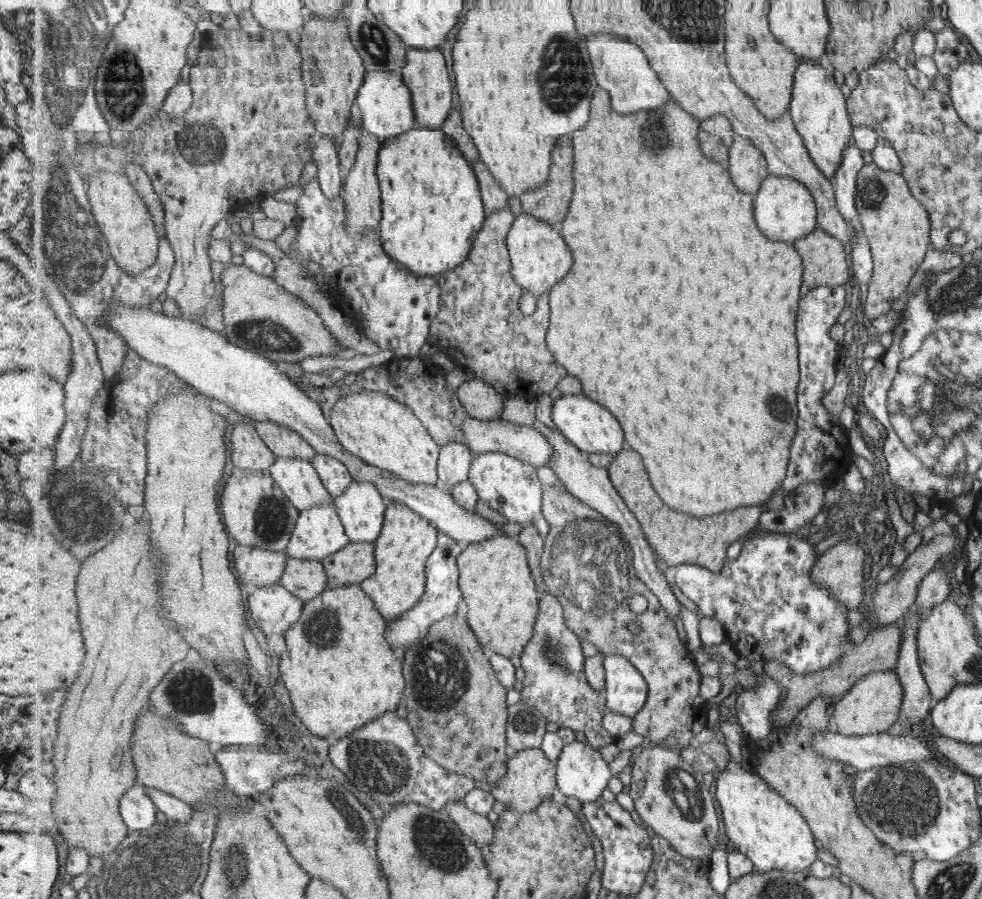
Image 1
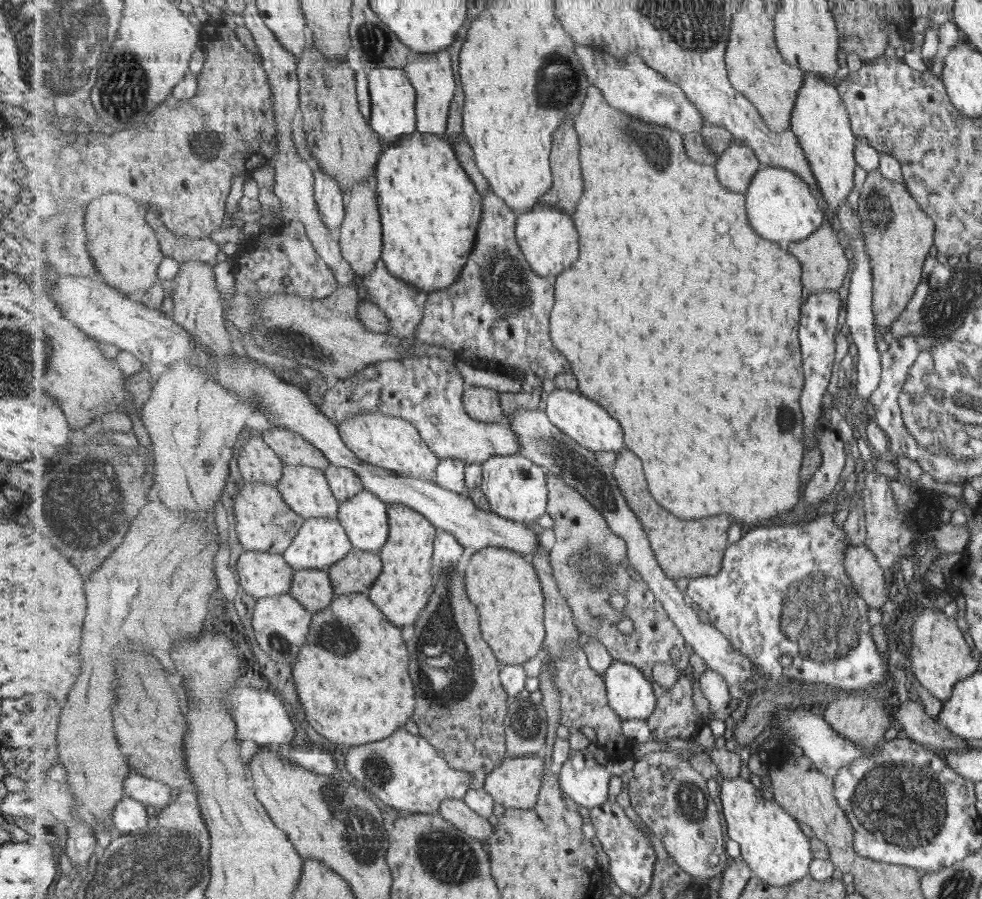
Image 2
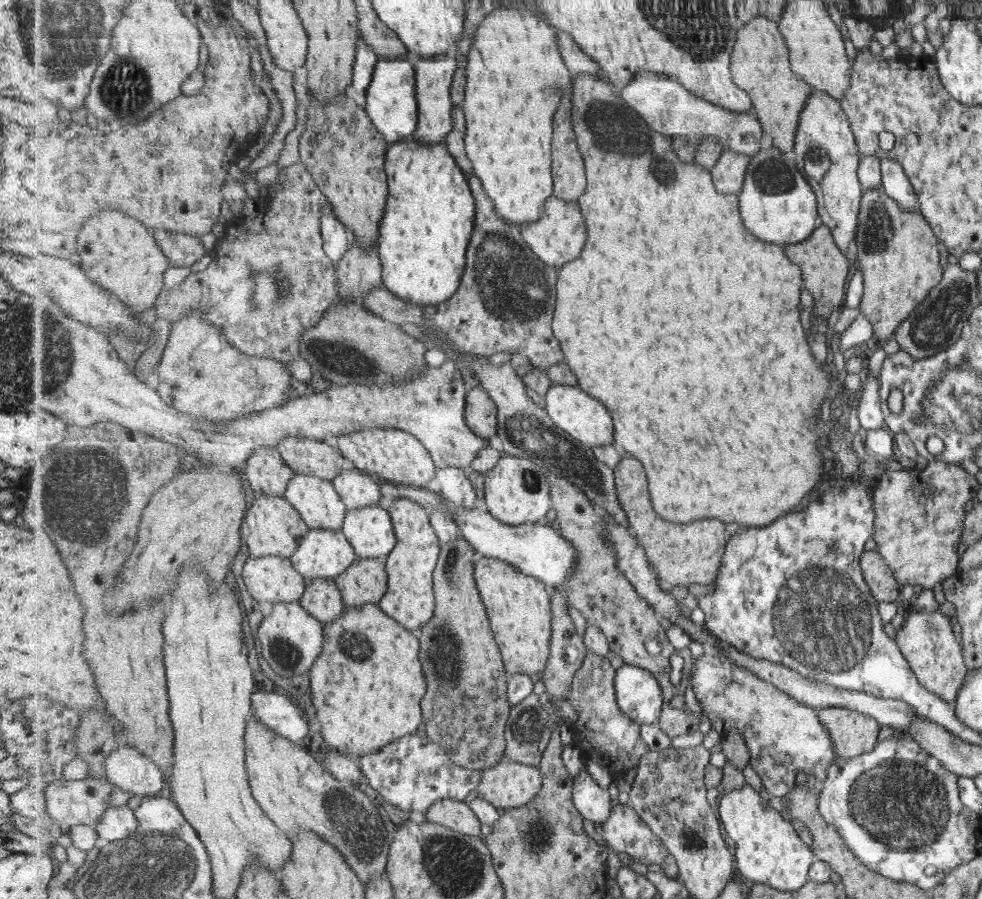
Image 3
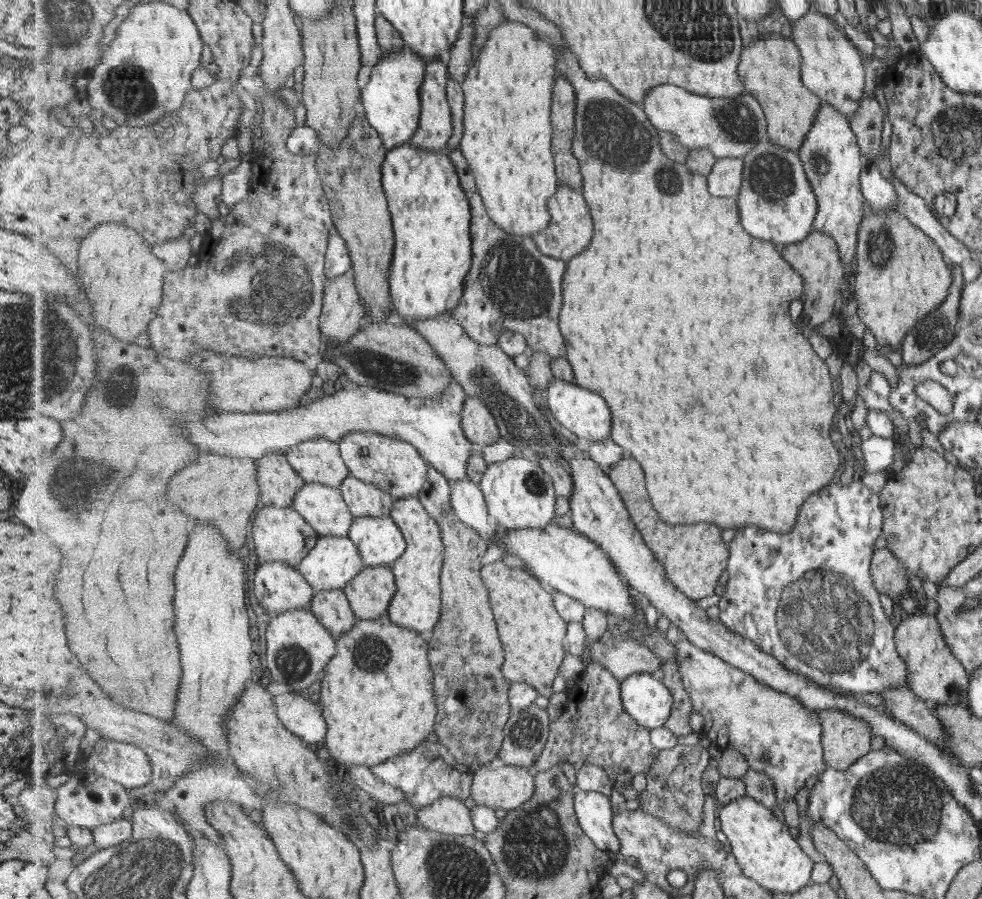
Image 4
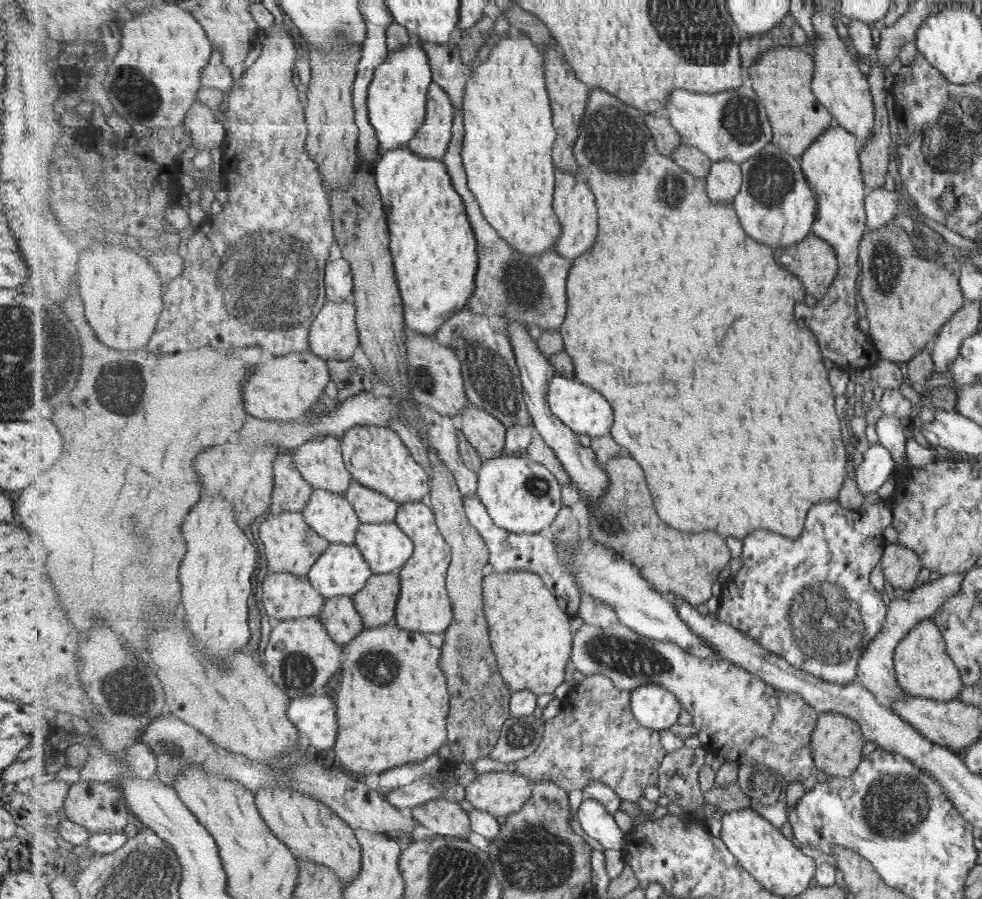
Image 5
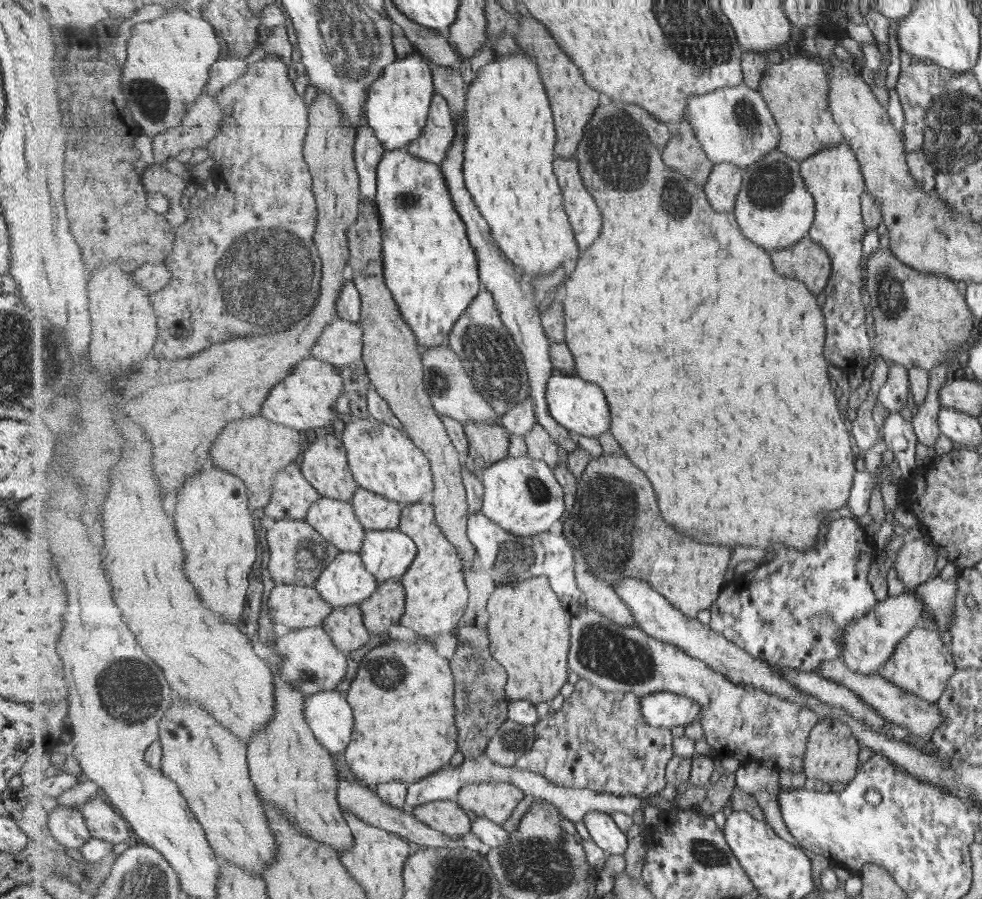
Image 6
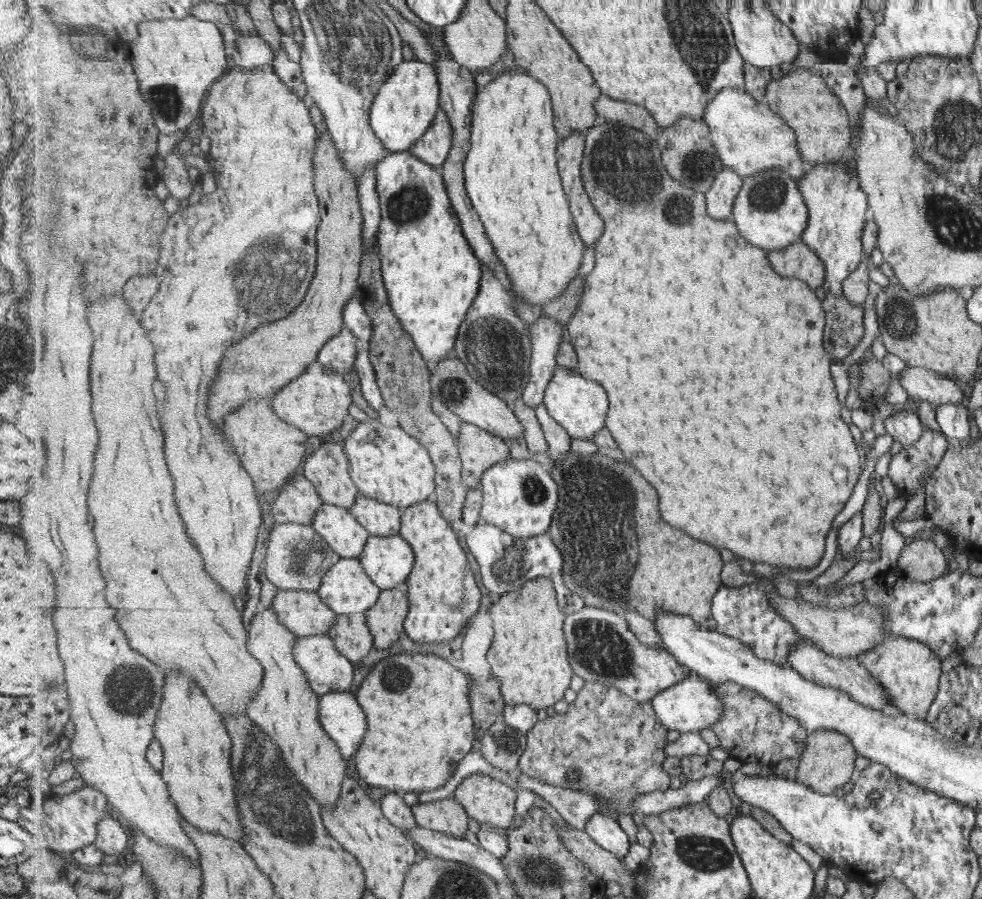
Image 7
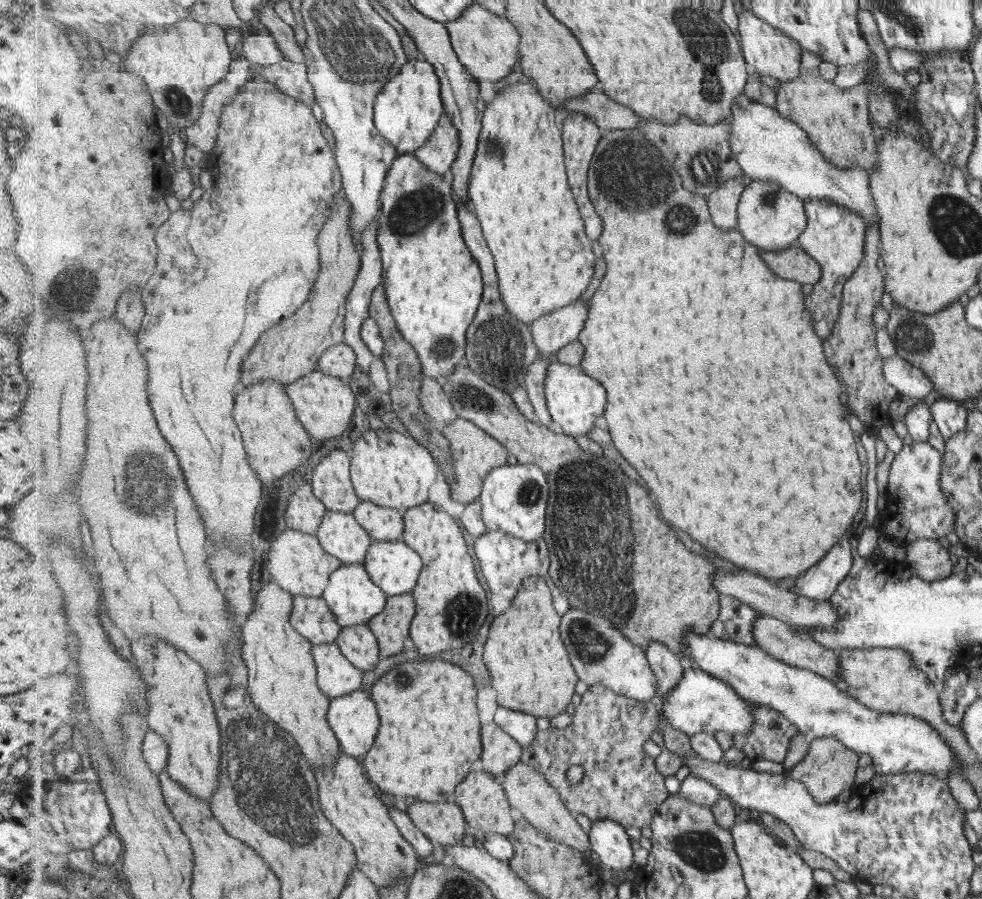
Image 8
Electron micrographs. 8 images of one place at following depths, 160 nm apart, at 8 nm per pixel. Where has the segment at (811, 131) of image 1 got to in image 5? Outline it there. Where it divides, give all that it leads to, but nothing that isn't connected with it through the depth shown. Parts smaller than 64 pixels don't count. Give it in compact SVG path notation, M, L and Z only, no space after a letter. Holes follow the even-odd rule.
M834 124L801 156L806 179L818 200L818 214L813 233L833 245L840 264L840 271L837 272L838 275L827 294L818 300L817 308L809 308L805 318L820 340L824 358L842 368L871 368L879 359L876 345L859 328L859 316L855 308L857 282L859 274L862 274L857 246L869 230L866 213L866 196L869 192L862 173L860 147L857 136Z

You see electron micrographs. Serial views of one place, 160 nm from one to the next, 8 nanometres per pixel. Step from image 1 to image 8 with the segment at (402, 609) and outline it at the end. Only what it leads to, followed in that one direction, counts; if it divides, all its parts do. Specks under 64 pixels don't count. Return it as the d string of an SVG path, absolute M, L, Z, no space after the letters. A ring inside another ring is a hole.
M430 503L411 508L404 514L403 540L424 560L417 586L411 592L417 605L416 618L410 628L411 640L423 658L446 650L457 652L477 638L489 616L487 599L491 596L479 582L475 560L469 554L465 536L451 514Z

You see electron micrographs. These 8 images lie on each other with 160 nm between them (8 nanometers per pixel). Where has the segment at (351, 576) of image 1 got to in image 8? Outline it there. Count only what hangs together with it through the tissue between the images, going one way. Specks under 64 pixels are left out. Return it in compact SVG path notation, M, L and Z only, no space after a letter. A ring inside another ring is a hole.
M412 593L388 597L384 612L368 624L379 640L383 659L392 658L402 652L410 636L413 619L416 618L417 605Z

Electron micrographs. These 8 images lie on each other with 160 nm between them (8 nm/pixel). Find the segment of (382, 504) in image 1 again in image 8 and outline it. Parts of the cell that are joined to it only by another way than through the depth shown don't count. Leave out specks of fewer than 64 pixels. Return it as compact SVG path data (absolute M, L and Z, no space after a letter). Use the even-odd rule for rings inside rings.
M403 539L375 541L363 564L388 596L411 593L417 586L424 560Z

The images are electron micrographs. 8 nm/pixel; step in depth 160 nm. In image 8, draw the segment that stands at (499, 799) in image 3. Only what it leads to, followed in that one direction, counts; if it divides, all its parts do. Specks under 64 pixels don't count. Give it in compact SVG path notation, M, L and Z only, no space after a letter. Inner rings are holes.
M487 771L470 772L457 787L453 801L463 809L468 824L484 834L497 833L510 837L516 830L518 815L512 808L508 793L504 785L495 782L495 777Z

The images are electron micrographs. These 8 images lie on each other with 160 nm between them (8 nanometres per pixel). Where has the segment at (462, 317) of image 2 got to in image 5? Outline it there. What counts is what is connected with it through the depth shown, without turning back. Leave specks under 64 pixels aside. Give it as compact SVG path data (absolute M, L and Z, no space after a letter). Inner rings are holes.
M455 108L453 141L443 158L457 192L465 201L472 227L479 244L480 266L477 272L476 291L467 306L476 314L486 314L492 319L511 316L525 326L541 327L543 331L560 330L568 314L568 276L571 262L557 252L547 252L539 256L525 256L515 250L496 228L485 218L480 201L476 199L468 185L462 148L464 147L464 111Z

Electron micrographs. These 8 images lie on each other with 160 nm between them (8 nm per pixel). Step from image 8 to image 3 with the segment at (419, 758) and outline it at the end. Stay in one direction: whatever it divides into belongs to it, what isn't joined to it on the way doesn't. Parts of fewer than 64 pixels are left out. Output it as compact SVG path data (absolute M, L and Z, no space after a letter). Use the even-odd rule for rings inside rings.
M367 603L363 608L347 607L345 614L341 616L337 622L333 624L324 625L324 650L320 654L320 658L313 663L311 670L309 670L311 702L314 708L317 708L316 718L320 721L323 739L331 749L337 750L339 754L352 754L353 757L361 758L363 756L371 756L381 752L383 747L387 747L395 739L401 739L405 735L415 735L419 724L424 722L423 712L421 712L421 698L427 692L427 682L425 682L425 673L423 665L420 661L420 646L421 641L411 634L411 632L403 625L399 624L397 620L389 617L387 613L383 612L378 604Z

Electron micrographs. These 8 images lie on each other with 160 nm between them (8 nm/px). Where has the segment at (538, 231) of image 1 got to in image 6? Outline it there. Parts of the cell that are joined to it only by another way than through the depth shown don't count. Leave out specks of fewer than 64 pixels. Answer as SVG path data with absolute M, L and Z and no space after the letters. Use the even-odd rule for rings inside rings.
M555 160L555 172L565 192L565 210L576 232L577 244L581 244L581 250L587 250L603 230L603 216L583 184L577 160Z

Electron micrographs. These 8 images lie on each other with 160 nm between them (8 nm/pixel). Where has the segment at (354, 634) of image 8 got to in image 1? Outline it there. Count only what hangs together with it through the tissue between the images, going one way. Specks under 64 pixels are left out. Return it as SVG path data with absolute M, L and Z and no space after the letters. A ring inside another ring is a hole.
M288 557L280 583L305 602L323 595L328 588L328 573L317 559Z

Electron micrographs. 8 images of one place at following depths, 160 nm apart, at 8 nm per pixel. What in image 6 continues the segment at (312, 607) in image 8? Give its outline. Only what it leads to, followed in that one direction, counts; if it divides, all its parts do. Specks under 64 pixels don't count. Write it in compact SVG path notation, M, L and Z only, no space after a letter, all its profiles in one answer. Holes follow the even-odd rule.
M276 583L268 598L273 623L290 629L323 626L335 611L315 587Z

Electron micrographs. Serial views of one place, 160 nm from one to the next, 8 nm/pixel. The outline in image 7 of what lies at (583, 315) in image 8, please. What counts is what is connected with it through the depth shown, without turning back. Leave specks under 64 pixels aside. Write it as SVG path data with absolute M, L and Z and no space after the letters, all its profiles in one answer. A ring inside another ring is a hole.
M550 316L542 317L530 327L533 350L530 371L531 380L524 390L522 399L531 408L544 404L548 384L558 367L557 355L560 344L567 340L567 325L560 324Z

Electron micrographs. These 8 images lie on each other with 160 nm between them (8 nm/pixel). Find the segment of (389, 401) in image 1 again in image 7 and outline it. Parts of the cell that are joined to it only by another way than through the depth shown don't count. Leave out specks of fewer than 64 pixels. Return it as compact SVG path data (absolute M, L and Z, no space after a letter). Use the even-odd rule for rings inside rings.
M363 422L351 432L345 448L360 495L406 510L436 492L436 464L428 448L398 424Z

